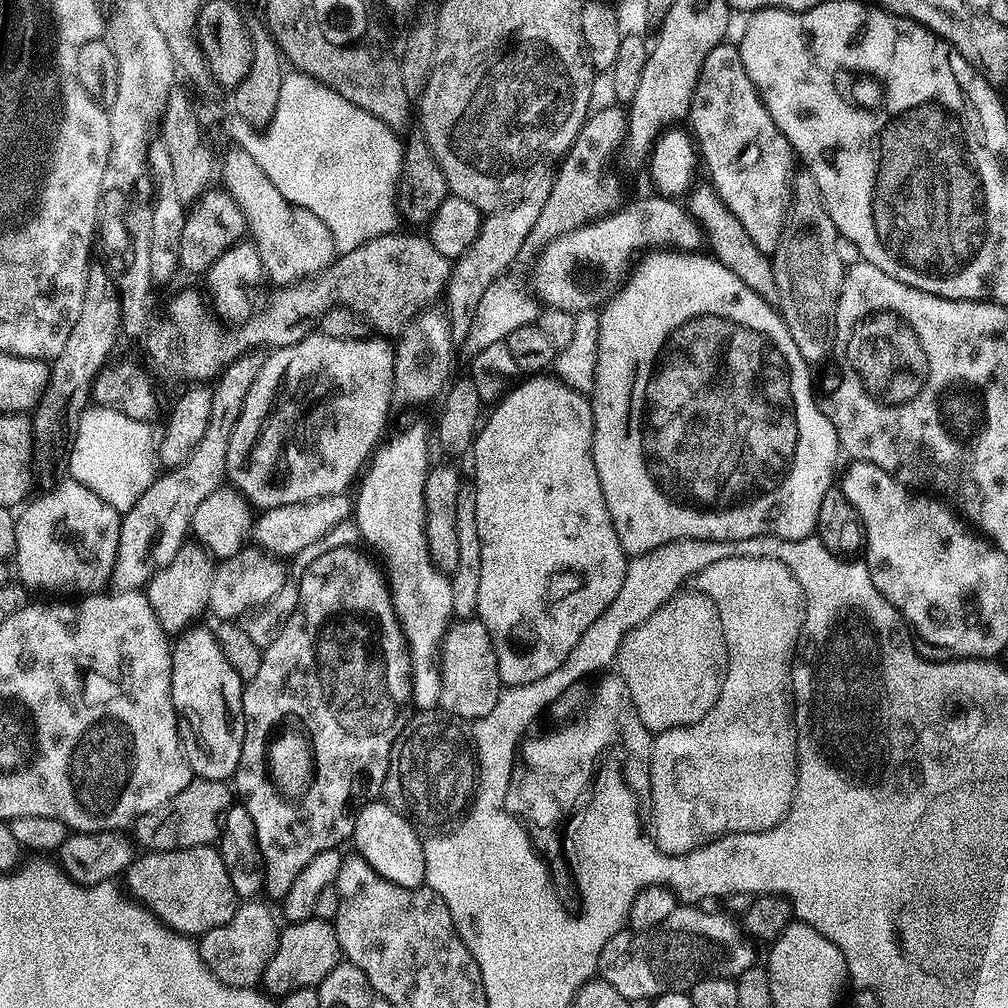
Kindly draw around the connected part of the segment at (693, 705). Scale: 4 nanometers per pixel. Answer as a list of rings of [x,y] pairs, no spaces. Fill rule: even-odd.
[[[684,590],[672,596],[646,622],[628,632],[619,648],[617,671],[628,686],[632,706],[638,706],[644,718],[640,726],[652,734],[659,734],[666,726],[672,728],[672,724],[680,725],[680,722],[692,724],[709,713],[721,693],[726,665],[728,651],[717,607],[709,596]]]

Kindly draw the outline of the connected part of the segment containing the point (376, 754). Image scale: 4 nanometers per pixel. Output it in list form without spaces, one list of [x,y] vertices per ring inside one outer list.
[[[332,548],[329,552],[324,552],[308,569],[304,572],[304,577],[300,580],[300,588],[298,587],[298,606],[294,610],[292,617],[280,627],[280,632],[268,644],[268,647],[262,652],[262,666],[258,666],[258,674],[254,674],[252,680],[247,681],[244,686],[244,697],[242,698],[242,706],[244,707],[244,741],[242,742],[242,758],[238,758],[238,766],[234,777],[234,788],[238,793],[239,799],[242,801],[244,808],[250,810],[250,818],[254,818],[254,834],[256,841],[260,847],[260,853],[264,859],[264,890],[263,895],[269,901],[283,901],[286,894],[290,894],[290,886],[294,886],[294,878],[298,878],[300,871],[309,864],[318,854],[322,854],[322,850],[330,850],[331,848],[339,849],[340,843],[351,841],[352,831],[354,830],[354,822],[356,816],[369,802],[377,799],[383,793],[384,779],[388,773],[390,766],[390,754],[394,742],[402,734],[402,730],[408,725],[409,720],[414,715],[414,705],[412,702],[412,659],[408,657],[408,644],[404,641],[404,632],[400,629],[400,623],[396,617],[396,611],[392,605],[392,593],[388,591],[388,582],[385,573],[379,567],[376,568],[359,552],[356,548]]]

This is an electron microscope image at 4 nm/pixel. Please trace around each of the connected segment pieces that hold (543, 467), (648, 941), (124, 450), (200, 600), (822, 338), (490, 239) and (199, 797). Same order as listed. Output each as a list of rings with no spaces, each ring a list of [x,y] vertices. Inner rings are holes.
[[[532,374],[521,379],[519,383],[508,389],[500,397],[492,413],[483,417],[477,431],[476,440],[472,443],[470,459],[472,472],[476,475],[474,491],[476,494],[476,521],[478,522],[478,538],[482,541],[482,570],[478,578],[478,610],[476,615],[486,626],[492,639],[492,645],[498,658],[498,674],[504,686],[529,684],[546,678],[546,674],[554,674],[562,662],[578,646],[582,634],[598,622],[598,618],[618,598],[618,590],[622,590],[622,578],[626,578],[628,561],[622,542],[618,542],[618,534],[614,530],[614,522],[610,518],[610,510],[606,510],[606,498],[602,494],[602,482],[598,482],[598,470],[592,457],[592,406],[589,397],[582,392],[575,392],[552,374]]]
[[[678,906],[674,914],[656,928],[635,934],[628,930],[614,934],[606,946],[602,946],[599,979],[614,986],[627,1000],[651,1002],[667,992],[688,992],[699,980],[711,976],[735,978],[742,975],[753,967],[753,945],[746,941],[731,915],[720,910],[707,912],[704,908],[707,907]]]
[[[89,406],[80,416],[76,434],[72,437],[66,465],[67,475],[82,486],[94,490],[94,494],[98,494],[98,498],[102,498],[102,502],[106,502],[114,511],[121,514],[130,511],[134,502],[142,498],[144,491],[154,483],[158,475],[158,440],[155,435],[152,437],[152,426],[146,420],[126,418],[126,414],[118,414],[118,410]]]
[[[185,543],[181,548],[180,553],[174,558],[174,562],[170,562],[165,566],[154,578],[148,583],[146,595],[150,606],[154,610],[154,614],[158,618],[158,622],[164,633],[184,634],[197,623],[195,621],[203,612],[209,611],[208,599],[210,598],[210,586],[212,585],[212,573],[214,571],[213,557],[209,556],[203,548],[197,546],[195,543]]]
[[[800,170],[792,178],[792,197],[788,200],[788,213],[782,226],[782,234],[775,252],[771,253],[774,282],[778,282],[780,303],[778,311],[784,317],[784,325],[798,346],[798,354],[809,366],[816,366],[819,360],[827,361],[832,351],[832,340],[836,337],[836,303],[844,281],[846,266],[838,258],[836,241],[838,233],[830,214],[824,205],[822,190],[814,182],[814,174]]]
[[[532,208],[525,213],[515,212],[507,211],[503,215],[503,222],[497,222],[497,217],[489,217],[481,225],[480,234],[475,242],[453,263],[446,289],[446,317],[453,341],[467,341],[474,314],[478,310],[478,302],[482,302],[482,294],[486,294],[490,282],[494,282],[511,269],[508,267],[519,258],[524,243],[532,236],[533,223],[538,222],[539,209]]]
[[[193,778],[186,790],[174,794],[170,802],[158,806],[153,812],[142,814],[134,821],[135,843],[139,847],[141,844],[141,849],[150,852],[169,852],[215,845],[220,835],[222,817],[233,803],[233,789],[225,781]]]

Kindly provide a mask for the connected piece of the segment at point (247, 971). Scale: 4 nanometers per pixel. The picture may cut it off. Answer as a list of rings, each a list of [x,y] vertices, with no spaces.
[[[253,898],[241,903],[236,909],[234,918],[214,930],[199,937],[198,947],[204,965],[224,984],[235,988],[251,988],[259,985],[264,978],[264,971],[278,950],[278,938],[281,925],[276,925],[267,903],[259,904],[259,899]]]

